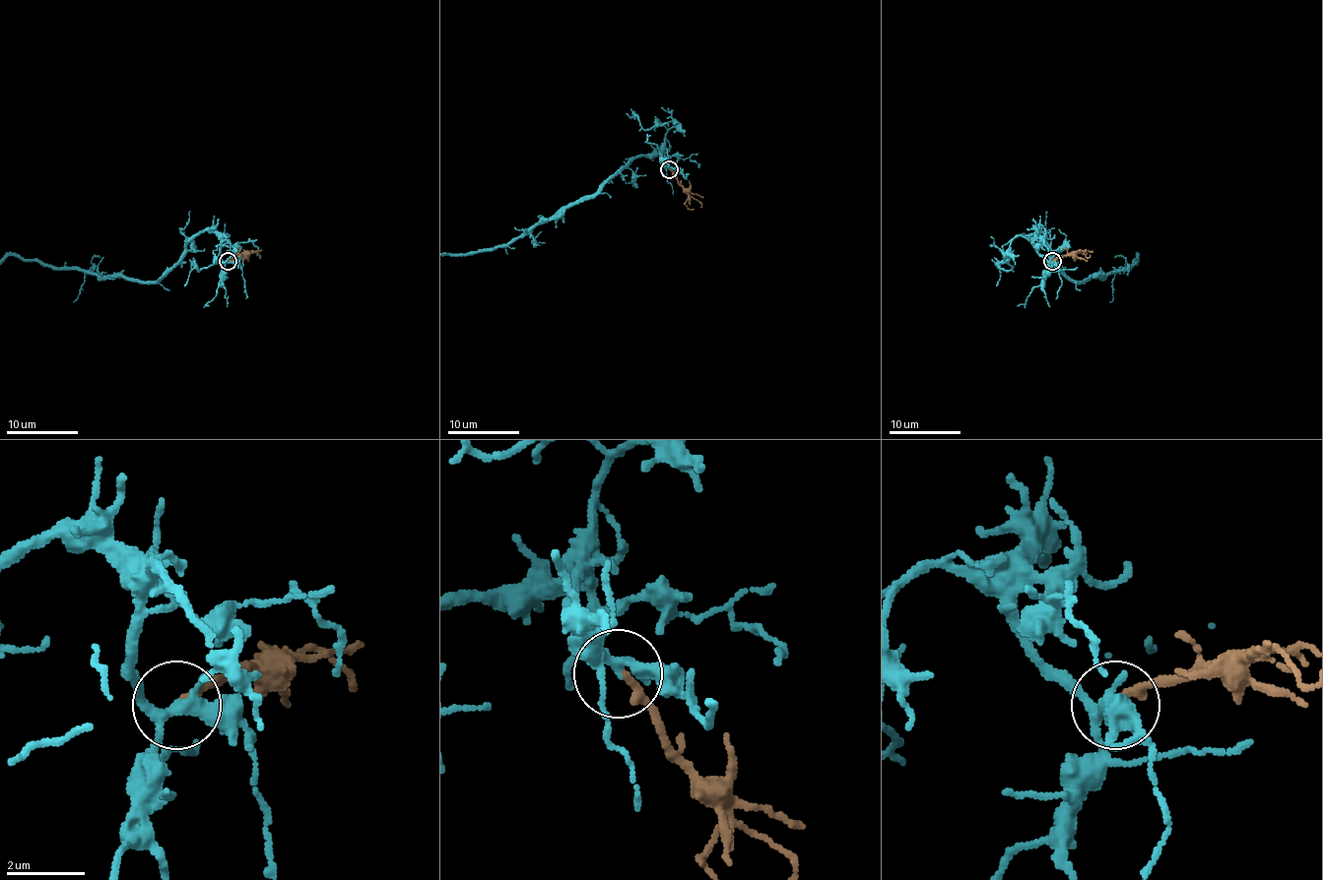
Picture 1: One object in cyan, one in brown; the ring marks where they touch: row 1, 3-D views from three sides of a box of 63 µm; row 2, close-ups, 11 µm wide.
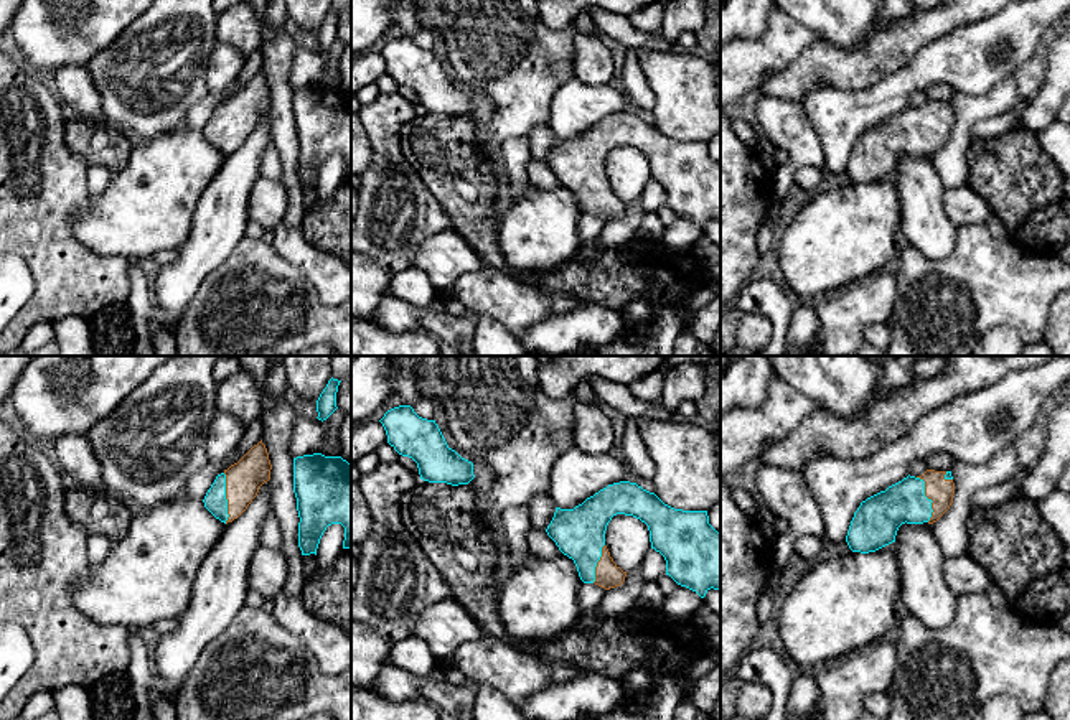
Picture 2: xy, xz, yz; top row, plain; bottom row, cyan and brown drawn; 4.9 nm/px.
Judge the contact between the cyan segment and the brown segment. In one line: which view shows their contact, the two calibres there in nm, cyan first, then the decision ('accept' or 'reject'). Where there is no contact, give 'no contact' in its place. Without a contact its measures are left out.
xy | 110/180 nm | accept

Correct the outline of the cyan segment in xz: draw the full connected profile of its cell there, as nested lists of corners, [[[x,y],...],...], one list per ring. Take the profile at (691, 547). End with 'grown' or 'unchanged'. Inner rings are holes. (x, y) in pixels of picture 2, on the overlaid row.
[[[630,481],[608,484],[574,509],[556,507],[546,529],[559,550],[574,560],[584,583],[610,590],[625,582],[627,572],[613,562],[605,545],[607,526],[617,514],[633,516],[648,526],[651,549],[664,557],[666,575],[678,585],[696,591],[701,598],[711,588],[720,591],[720,534],[709,524],[707,511],[674,509],[655,493]]] | grown

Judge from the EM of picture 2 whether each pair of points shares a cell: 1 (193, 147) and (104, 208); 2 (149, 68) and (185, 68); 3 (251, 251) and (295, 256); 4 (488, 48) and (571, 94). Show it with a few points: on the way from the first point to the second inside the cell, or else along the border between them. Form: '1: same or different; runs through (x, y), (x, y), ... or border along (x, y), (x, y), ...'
1: same; runs through (172, 168), (132, 208), (126, 208)
2: same; runs through (157, 68), (177, 68)
3: different; border along (271, 244), (277, 254), (307, 279)
4: different; border along (572, 74), (556, 91), (548, 122)

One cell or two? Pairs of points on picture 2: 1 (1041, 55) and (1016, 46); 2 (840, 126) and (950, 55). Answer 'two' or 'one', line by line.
1: two
2: one

